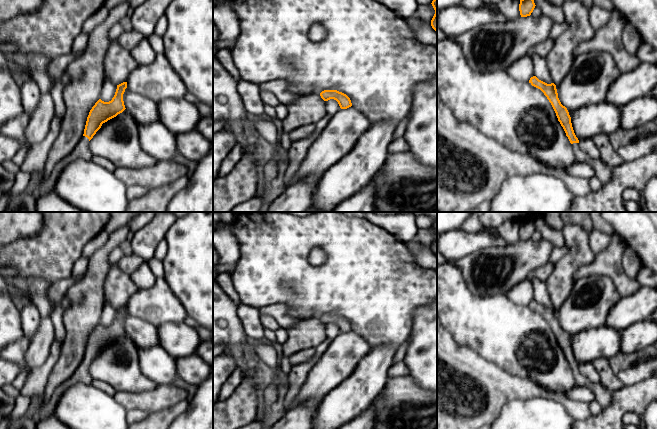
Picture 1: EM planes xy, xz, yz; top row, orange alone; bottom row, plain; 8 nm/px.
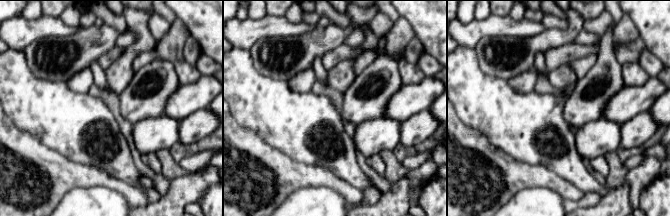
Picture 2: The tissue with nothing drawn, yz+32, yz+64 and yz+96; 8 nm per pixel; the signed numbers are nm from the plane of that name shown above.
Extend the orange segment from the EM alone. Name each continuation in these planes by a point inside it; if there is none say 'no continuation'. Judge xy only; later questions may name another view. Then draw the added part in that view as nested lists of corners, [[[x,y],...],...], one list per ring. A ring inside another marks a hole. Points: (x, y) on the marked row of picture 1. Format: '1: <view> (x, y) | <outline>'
1: xy (82, 151) | [[[82,136],[78,144],[76,145],[75,149],[68,156],[66,156],[60,163],[58,163],[55,166],[51,175],[59,176],[63,168],[67,164],[75,161],[76,159],[91,160],[93,154],[89,148],[89,144],[90,144],[89,139],[85,136]]]

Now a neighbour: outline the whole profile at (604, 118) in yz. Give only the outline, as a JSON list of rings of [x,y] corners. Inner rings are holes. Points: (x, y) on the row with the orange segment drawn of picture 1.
[[[606,101],[574,111],[571,123],[579,141],[600,134],[609,136],[620,127],[621,108]]]

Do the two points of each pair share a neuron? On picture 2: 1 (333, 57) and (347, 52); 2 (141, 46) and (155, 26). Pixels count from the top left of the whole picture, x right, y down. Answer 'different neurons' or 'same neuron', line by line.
1: same neuron
2: different neurons

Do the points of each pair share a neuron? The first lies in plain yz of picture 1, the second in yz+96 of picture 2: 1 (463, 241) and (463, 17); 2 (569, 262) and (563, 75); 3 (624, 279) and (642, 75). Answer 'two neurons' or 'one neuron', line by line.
1: two neurons
2: one neuron
3: one neuron

